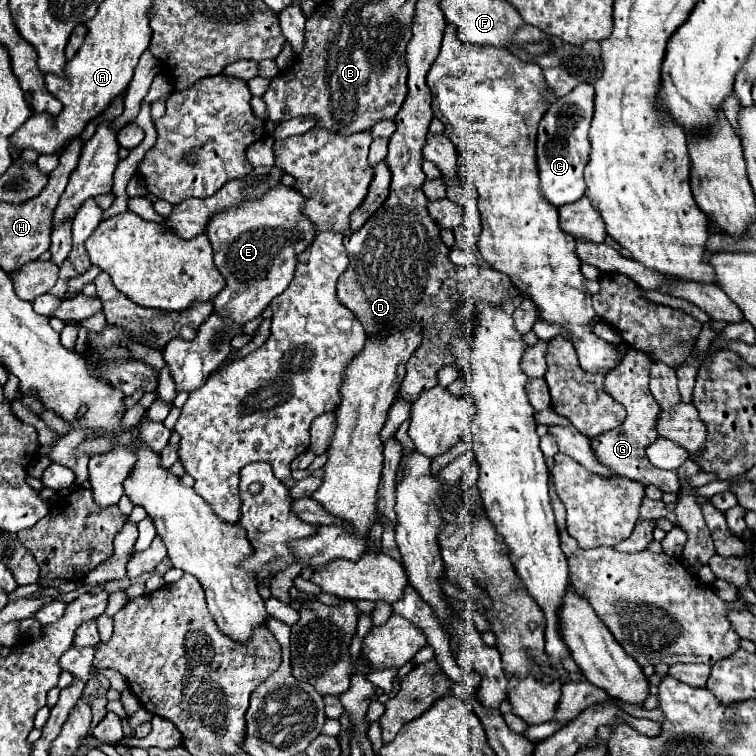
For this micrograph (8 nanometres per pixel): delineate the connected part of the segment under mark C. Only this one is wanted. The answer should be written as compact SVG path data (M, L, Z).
M581 83L569 95L559 97L555 103L549 105L547 113L539 123L537 133L537 167L539 167L539 183L543 197L555 205L567 205L585 195L585 179L583 169L589 163L589 125L593 117L593 87Z

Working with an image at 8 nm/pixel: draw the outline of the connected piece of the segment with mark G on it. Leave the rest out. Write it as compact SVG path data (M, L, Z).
M629 347L621 361L621 367L615 367L605 377L605 391L627 409L627 417L619 427L599 435L593 441L593 451L597 457L601 457L601 463L605 463L619 477L627 477L643 485L655 485L665 493L677 493L677 473L661 471L653 467L645 455L645 449L659 437L657 435L657 415L659 415L657 401L649 391L649 361L651 359L647 353Z

